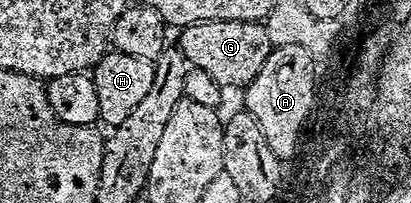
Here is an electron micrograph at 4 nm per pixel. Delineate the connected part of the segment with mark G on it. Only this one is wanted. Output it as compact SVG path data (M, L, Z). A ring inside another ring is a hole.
M200 22L181 29L177 36L176 47L184 54L187 65L204 70L226 90L242 90L253 82L272 47L262 22Z

